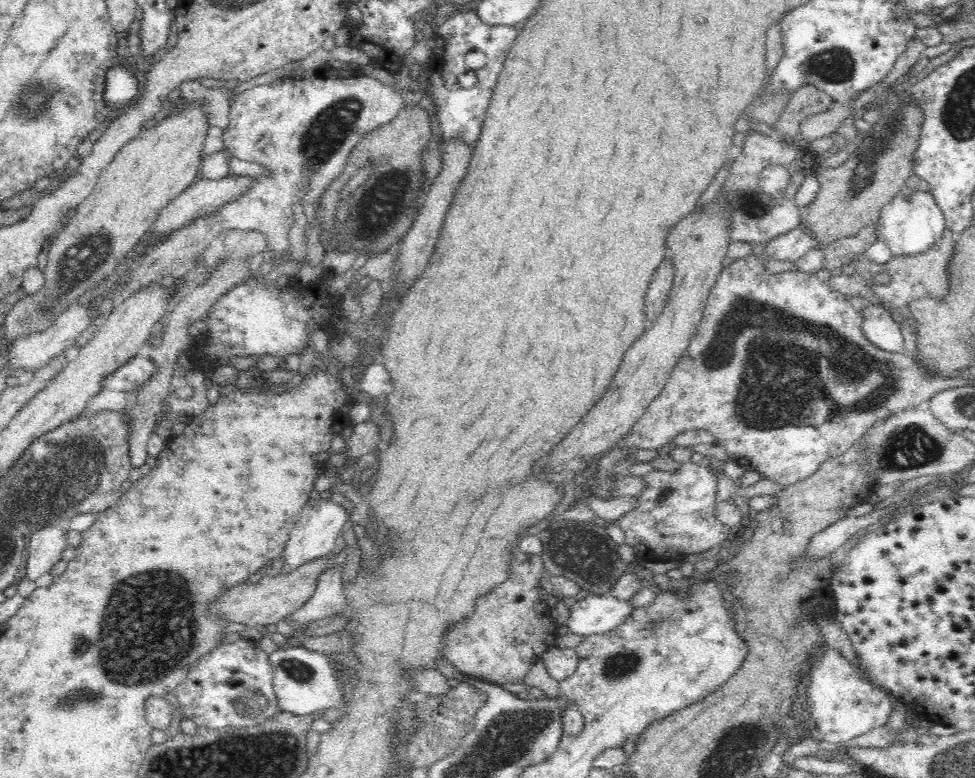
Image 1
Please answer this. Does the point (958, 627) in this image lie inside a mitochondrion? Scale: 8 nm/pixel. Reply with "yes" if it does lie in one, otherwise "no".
no

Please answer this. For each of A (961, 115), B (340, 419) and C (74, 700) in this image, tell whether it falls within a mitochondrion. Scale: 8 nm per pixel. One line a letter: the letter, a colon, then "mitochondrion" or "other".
A: mitochondrion
B: other
C: mitochondrion

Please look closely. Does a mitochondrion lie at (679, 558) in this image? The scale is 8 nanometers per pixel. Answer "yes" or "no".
no

